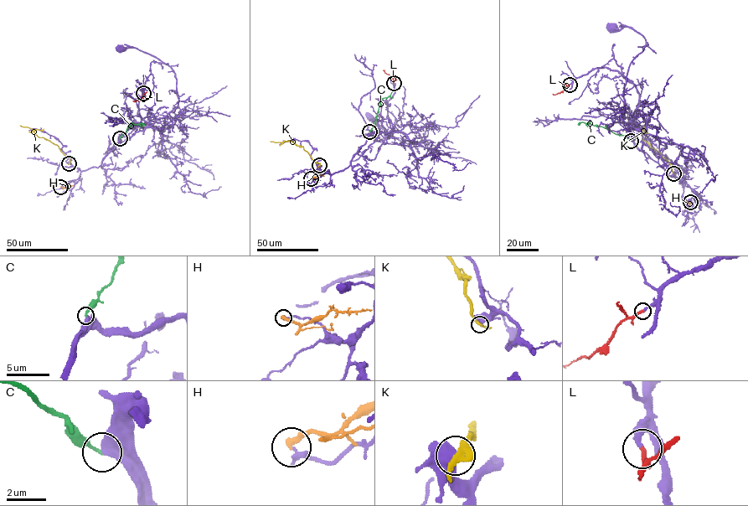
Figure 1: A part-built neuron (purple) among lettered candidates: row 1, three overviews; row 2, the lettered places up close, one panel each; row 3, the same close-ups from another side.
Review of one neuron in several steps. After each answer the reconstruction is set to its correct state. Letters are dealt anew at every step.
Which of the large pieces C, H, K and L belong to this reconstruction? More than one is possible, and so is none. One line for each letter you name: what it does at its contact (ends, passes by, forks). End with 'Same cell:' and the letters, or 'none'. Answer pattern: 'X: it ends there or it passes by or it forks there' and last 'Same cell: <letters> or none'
L: it ends there
Same cell: L

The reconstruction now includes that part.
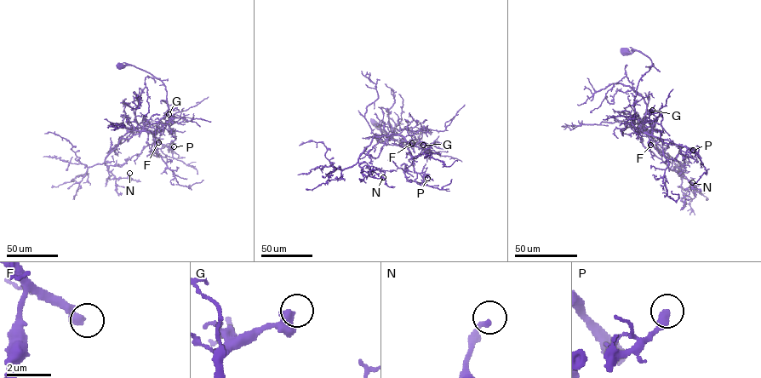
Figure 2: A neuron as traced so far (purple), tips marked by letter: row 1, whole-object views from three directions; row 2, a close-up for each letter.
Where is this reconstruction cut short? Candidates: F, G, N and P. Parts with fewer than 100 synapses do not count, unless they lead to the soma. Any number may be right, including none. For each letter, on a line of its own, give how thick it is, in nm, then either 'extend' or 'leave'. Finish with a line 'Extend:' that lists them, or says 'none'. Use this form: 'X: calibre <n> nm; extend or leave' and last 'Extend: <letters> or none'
F: calibre 400 nm; extend
G: calibre 550 nm; leave
N: calibre 220 nm; leave
P: calibre 400 nm; leave
Extend: F

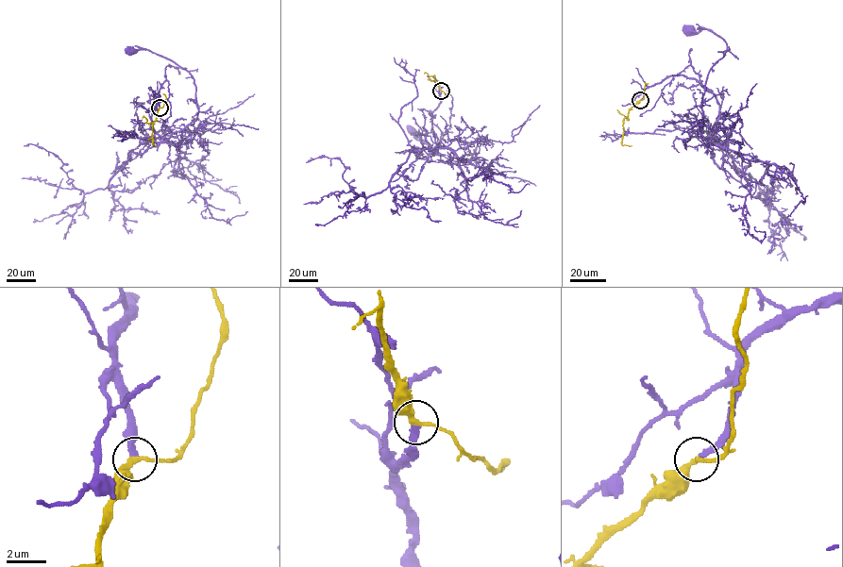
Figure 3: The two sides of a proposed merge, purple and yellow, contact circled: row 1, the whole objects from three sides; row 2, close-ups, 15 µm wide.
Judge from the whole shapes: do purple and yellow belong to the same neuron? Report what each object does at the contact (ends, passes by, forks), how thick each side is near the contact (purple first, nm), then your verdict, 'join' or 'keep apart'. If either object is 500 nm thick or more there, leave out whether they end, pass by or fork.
purple ends | yellow passes by | 280/240 nm | join

